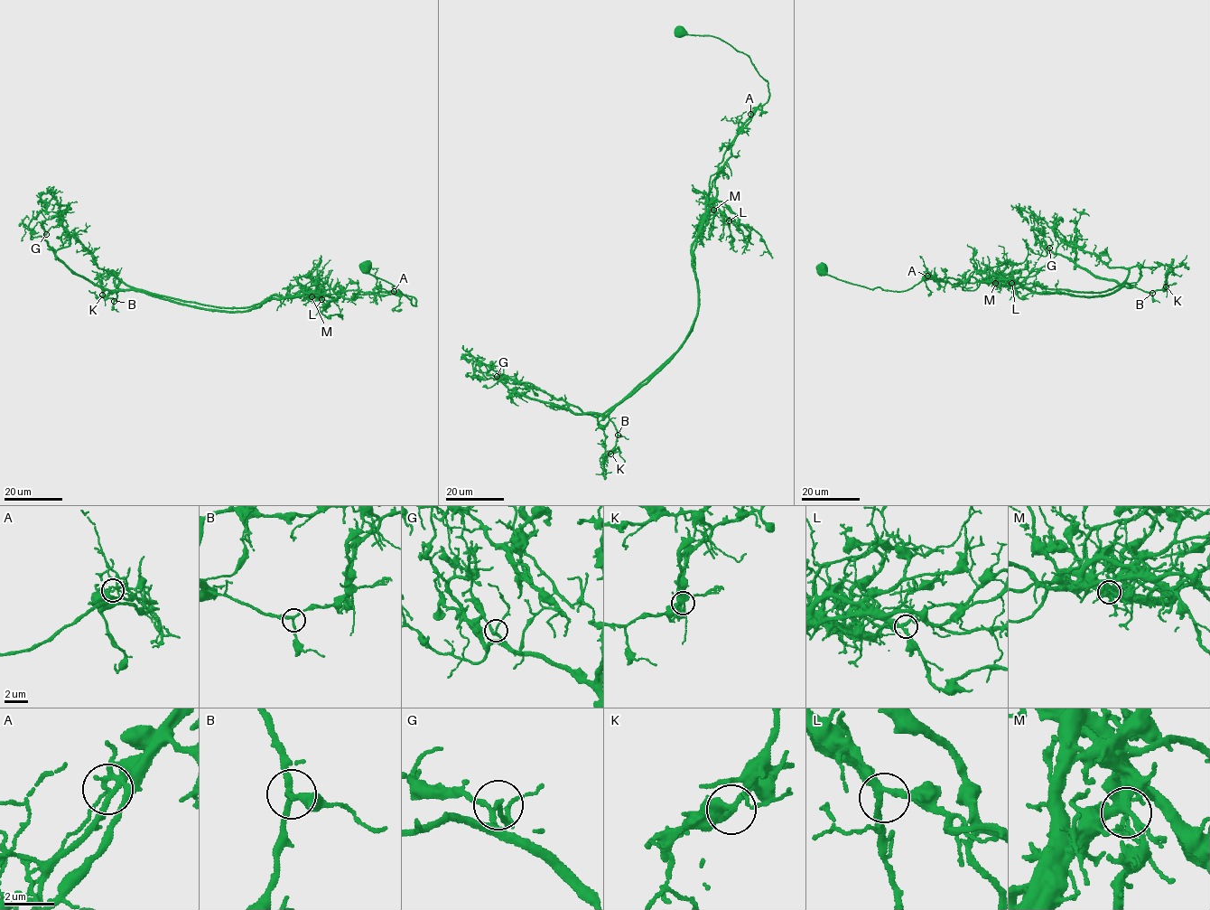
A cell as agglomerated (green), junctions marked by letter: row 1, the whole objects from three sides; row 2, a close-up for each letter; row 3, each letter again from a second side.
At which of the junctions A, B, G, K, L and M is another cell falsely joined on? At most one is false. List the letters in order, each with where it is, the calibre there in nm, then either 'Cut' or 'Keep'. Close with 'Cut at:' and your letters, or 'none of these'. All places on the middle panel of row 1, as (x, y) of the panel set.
A: Place: (750, 114). Thickness 150 nm. Cut
B: Place: (618, 435). Thickness 200 nm. Keep
G: Place: (497, 376). Thickness 170 nm. Keep
K: Place: (610, 454). Thickness 190 nm. Keep
L: Place: (729, 220). Thickness 240 nm. Keep
M: Place: (713, 210). Thickness 340 nm. Keep
Cut at: A

